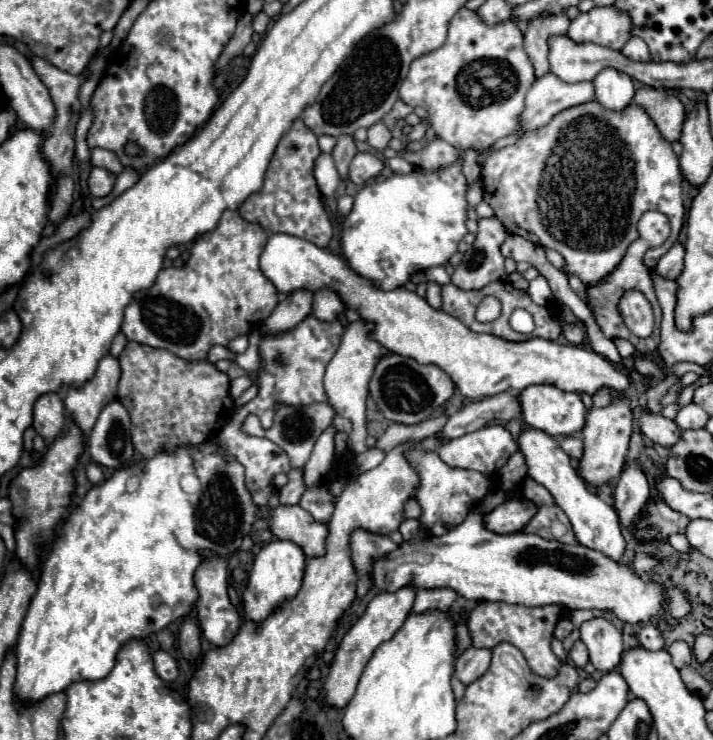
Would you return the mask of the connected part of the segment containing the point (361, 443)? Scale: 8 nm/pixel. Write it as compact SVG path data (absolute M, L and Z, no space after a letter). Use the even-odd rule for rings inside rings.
M356 321L346 325L346 331L342 335L340 347L336 351L336 355L332 357L332 361L326 367L324 373L324 391L328 395L328 403L334 407L334 411L346 419L352 421L352 433L350 433L350 441L352 441L352 449L354 453L364 453L366 447L366 399L368 399L368 381L374 373L374 365L376 361L388 353L388 349L384 349L380 343L376 343L374 339L370 339L366 333L372 329L370 323L364 321Z

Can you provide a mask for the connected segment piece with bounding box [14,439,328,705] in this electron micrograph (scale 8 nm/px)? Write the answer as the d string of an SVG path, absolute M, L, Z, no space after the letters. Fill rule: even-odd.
M214 439L202 443L202 445L194 445L194 447L178 447L176 453L160 453L152 459L146 459L142 463L134 463L130 467L118 469L108 481L104 481L98 487L92 487L88 491L88 495L82 499L82 503L78 507L74 507L70 511L70 515L66 517L64 525L60 527L56 539L54 539L54 547L42 567L42 575L40 575L40 583L38 583L38 591L36 591L36 599L32 599L28 613L24 617L22 629L20 629L20 637L16 643L16 685L14 685L14 693L16 699L20 699L24 705L30 703L38 703L42 699L46 699L52 693L62 693L66 691L66 687L74 681L86 679L86 681L98 681L102 677L106 677L106 673L110 673L110 669L114 667L114 657L118 653L118 649L130 641L130 637L138 637L144 639L150 633L158 633L162 631L168 623L184 617L190 607L196 603L196 589L194 589L194 571L198 567L198 563L202 561L202 557L198 555L200 549L212 549L220 555L228 555L238 551L242 537L250 533L250 527L254 523L256 517L264 517L264 515L272 515L272 527L270 531L284 541L294 541L302 553L306 553L306 559L312 557L324 557L326 555L326 537L328 537L328 525L322 525L320 521L314 521L314 517L310 517L310 513L306 513L300 505L292 505L292 507L276 507L274 511L270 509L258 509L256 505L252 505L250 501L250 493L244 487L244 467L240 463L236 463L234 459L224 459L222 455L216 453L214 447Z

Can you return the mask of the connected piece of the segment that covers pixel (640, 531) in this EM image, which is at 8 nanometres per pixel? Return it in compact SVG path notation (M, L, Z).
M648 501L646 511L648 511L648 517L642 519L636 529L636 537L644 541L652 541L652 539L666 541L666 537L672 533L684 533L690 521L686 515L672 511L664 501L658 501L658 503Z

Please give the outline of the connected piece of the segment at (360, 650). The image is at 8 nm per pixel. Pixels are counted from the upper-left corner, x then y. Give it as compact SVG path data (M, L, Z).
M404 587L396 593L380 593L376 595L370 605L366 607L366 613L352 625L352 629L344 635L342 643L338 645L338 651L330 663L330 673L324 681L324 691L326 691L326 705L334 707L334 709L342 709L348 705L350 697L356 691L358 679L368 663L368 659L372 657L372 653L376 651L376 647L384 641L390 641L390 637L394 637L394 633L404 625L406 617L412 611L412 603L414 603L414 589L412 587Z

